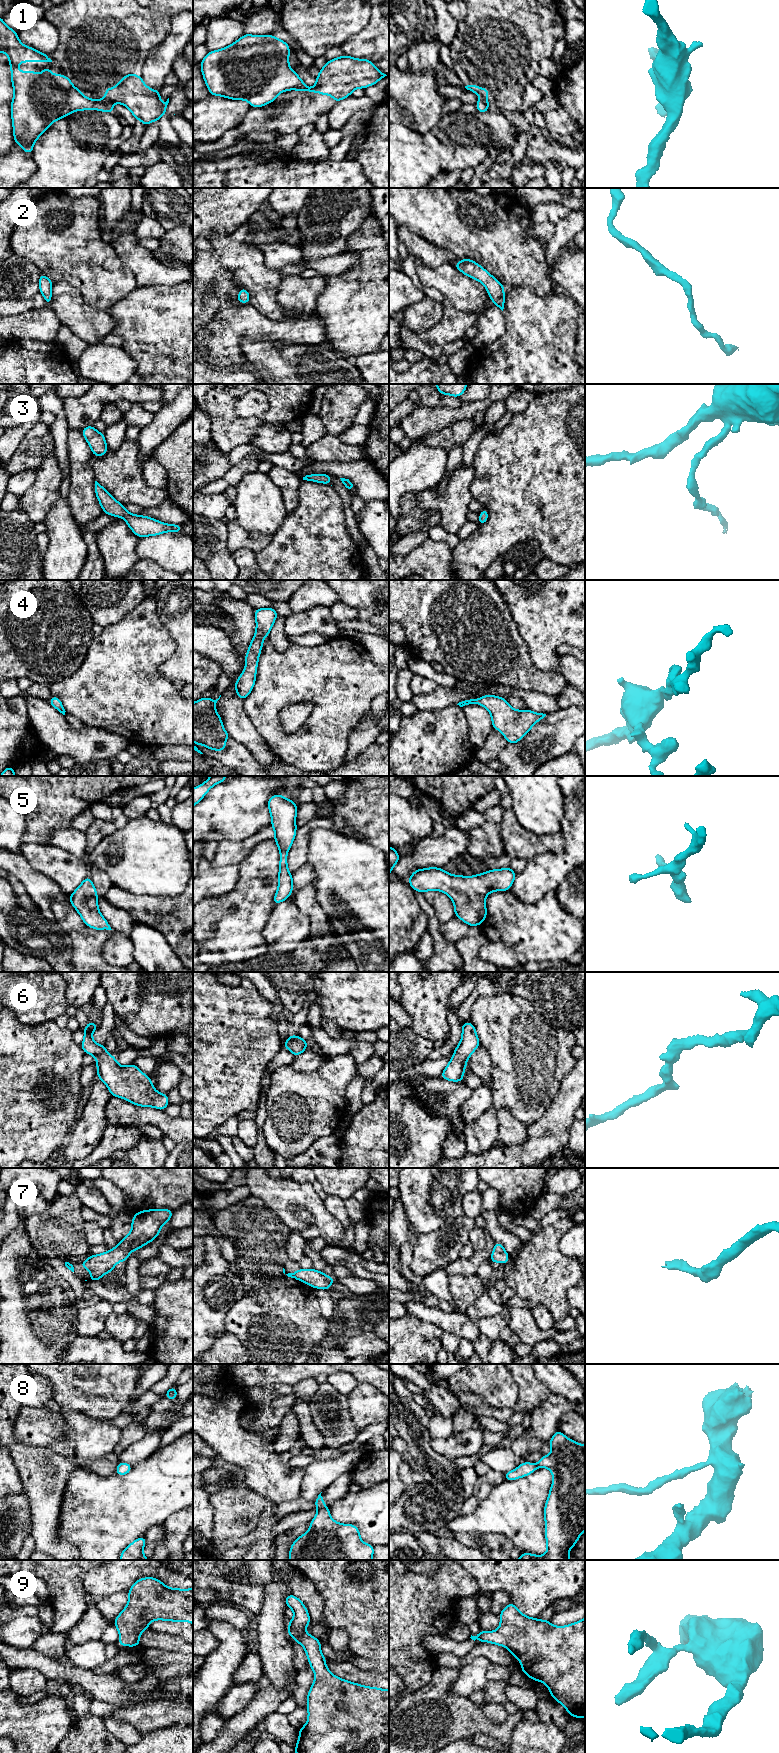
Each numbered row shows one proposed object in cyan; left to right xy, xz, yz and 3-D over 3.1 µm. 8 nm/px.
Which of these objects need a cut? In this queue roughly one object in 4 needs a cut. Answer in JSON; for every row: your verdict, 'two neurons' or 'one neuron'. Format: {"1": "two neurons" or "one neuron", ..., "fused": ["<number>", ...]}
{"1": "two neurons", "2": "one neuron", "3": "one neuron", "4": "one neuron", "5": "one neuron", "6": "one neuron", "7": "one neuron", "8": "one neuron", "9": "one neuron", "fused": ["1"]}

